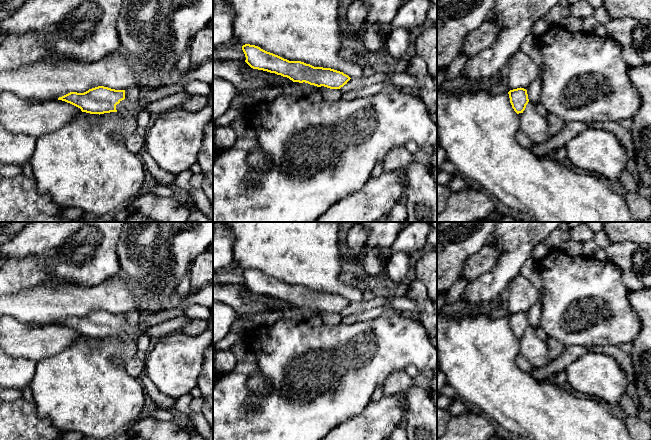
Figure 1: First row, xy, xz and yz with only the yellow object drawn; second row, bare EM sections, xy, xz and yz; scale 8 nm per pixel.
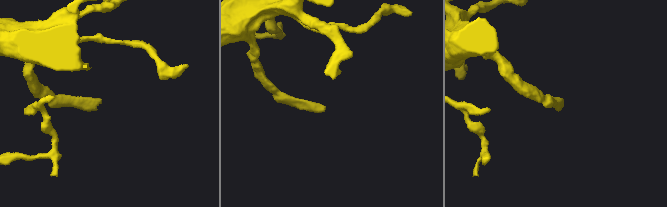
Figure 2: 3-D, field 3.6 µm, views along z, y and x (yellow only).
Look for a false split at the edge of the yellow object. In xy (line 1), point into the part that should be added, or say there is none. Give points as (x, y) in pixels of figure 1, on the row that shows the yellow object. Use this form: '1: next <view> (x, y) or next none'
1: next xy (173, 101)

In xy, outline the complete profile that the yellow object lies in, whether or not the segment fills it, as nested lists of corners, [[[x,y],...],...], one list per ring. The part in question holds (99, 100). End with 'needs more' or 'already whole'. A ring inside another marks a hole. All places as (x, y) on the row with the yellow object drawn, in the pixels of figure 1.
[[[98,86],[84,93],[70,92],[58,100],[65,101],[90,114],[104,114],[118,112],[123,115],[133,114],[135,117],[143,110],[150,114],[161,114],[165,111],[181,108],[183,103],[191,96],[186,91],[171,94],[160,99],[142,104],[128,104],[125,99],[125,90],[115,90]]]; needs more

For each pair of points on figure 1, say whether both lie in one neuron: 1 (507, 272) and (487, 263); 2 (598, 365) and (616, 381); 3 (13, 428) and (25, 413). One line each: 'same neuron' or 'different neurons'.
1: different neurons
2: same neuron
3: same neuron

